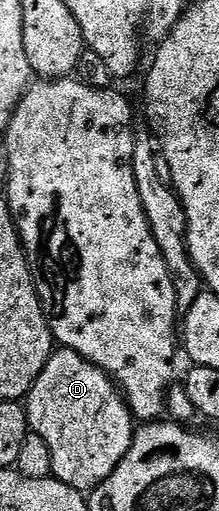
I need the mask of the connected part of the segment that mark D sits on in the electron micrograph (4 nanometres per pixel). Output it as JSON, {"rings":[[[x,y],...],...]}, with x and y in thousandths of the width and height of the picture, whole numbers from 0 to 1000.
{"rings":[[[274,681],[237,691],[210,720],[192,720],[174,744],[119,773],[119,800],[142,847],[192,853],[228,881],[237,935],[370,963],[416,963],[461,951],[502,924],[539,916],[603,867],[612,820],[566,773],[493,734],[333,685]]]}

